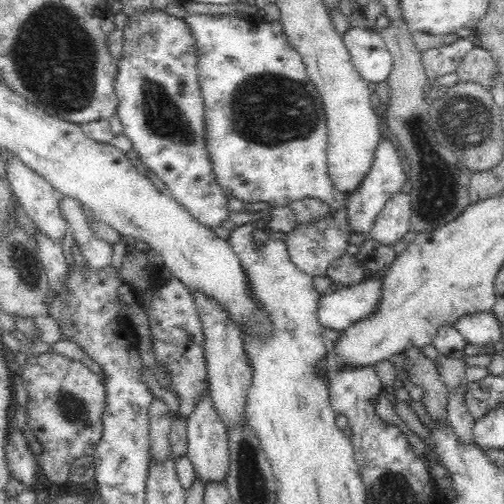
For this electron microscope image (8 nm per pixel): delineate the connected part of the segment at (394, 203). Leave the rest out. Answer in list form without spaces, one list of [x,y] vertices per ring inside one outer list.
[[[397,192],[380,211],[370,229],[370,238],[400,248],[411,236],[410,219],[412,214],[411,195]]]

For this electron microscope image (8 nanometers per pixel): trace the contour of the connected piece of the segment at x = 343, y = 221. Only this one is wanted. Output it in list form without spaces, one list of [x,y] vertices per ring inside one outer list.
[[[347,202],[344,208],[329,206],[326,216],[312,222],[296,222],[292,230],[280,235],[287,245],[290,260],[298,270],[313,277],[324,277],[333,260],[347,255],[346,247],[350,244],[349,238],[355,234],[350,228],[347,214]]]

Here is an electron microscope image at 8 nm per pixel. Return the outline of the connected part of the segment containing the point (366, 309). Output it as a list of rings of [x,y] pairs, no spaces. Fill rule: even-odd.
[[[368,278],[346,285],[320,298],[318,319],[324,329],[346,331],[350,326],[374,316],[382,298],[382,278]]]

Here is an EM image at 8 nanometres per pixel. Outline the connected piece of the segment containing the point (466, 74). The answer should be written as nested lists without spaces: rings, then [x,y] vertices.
[[[476,43],[462,58],[456,72],[459,80],[476,82],[489,89],[498,70],[494,57]]]

